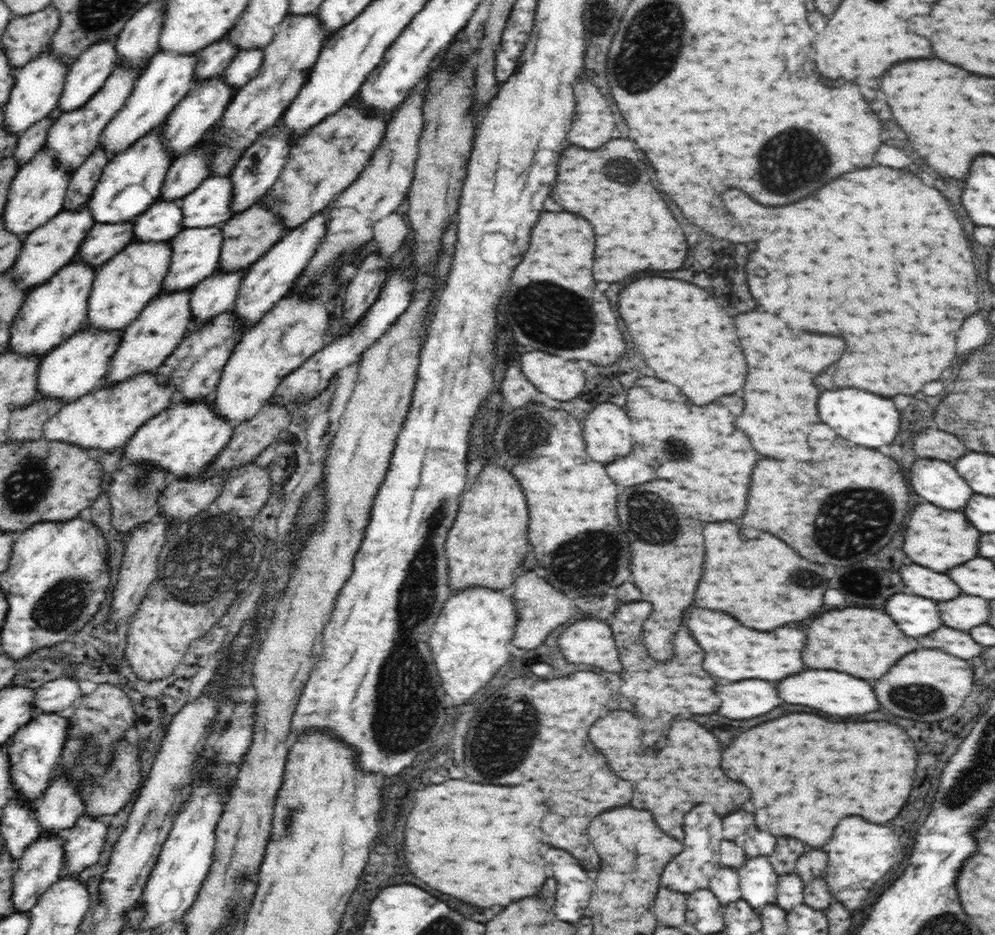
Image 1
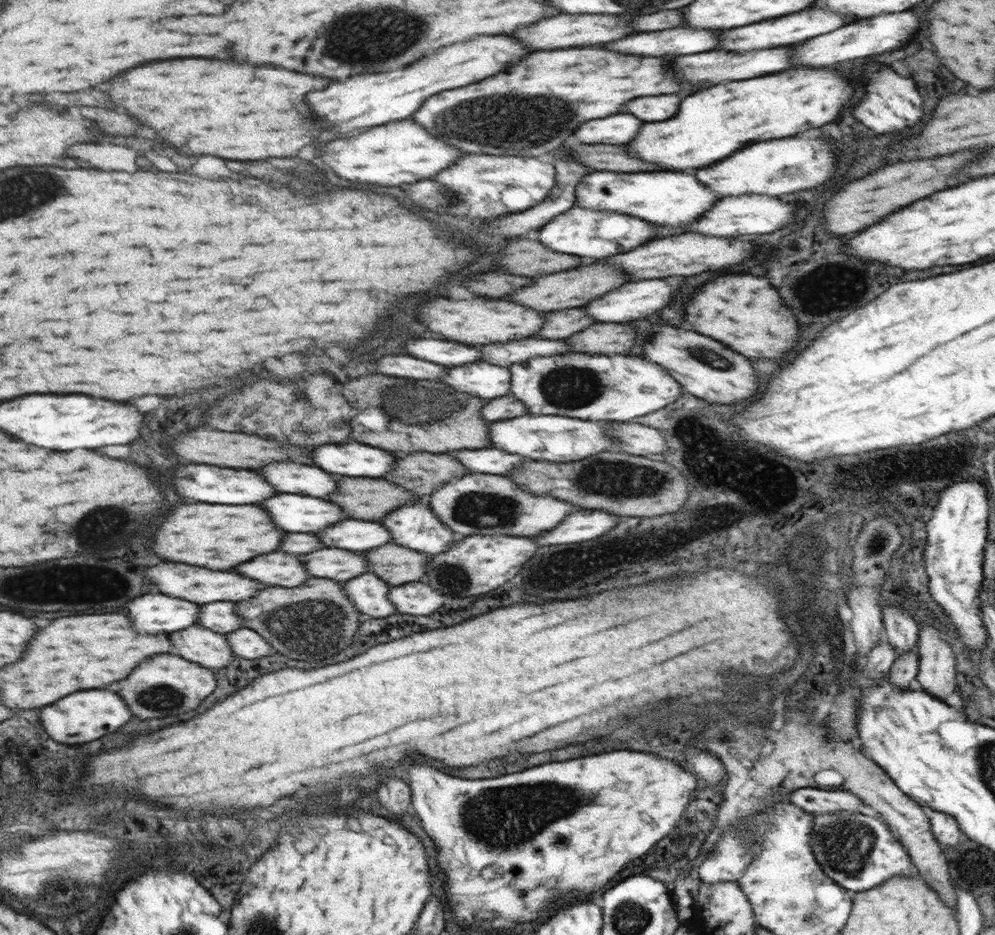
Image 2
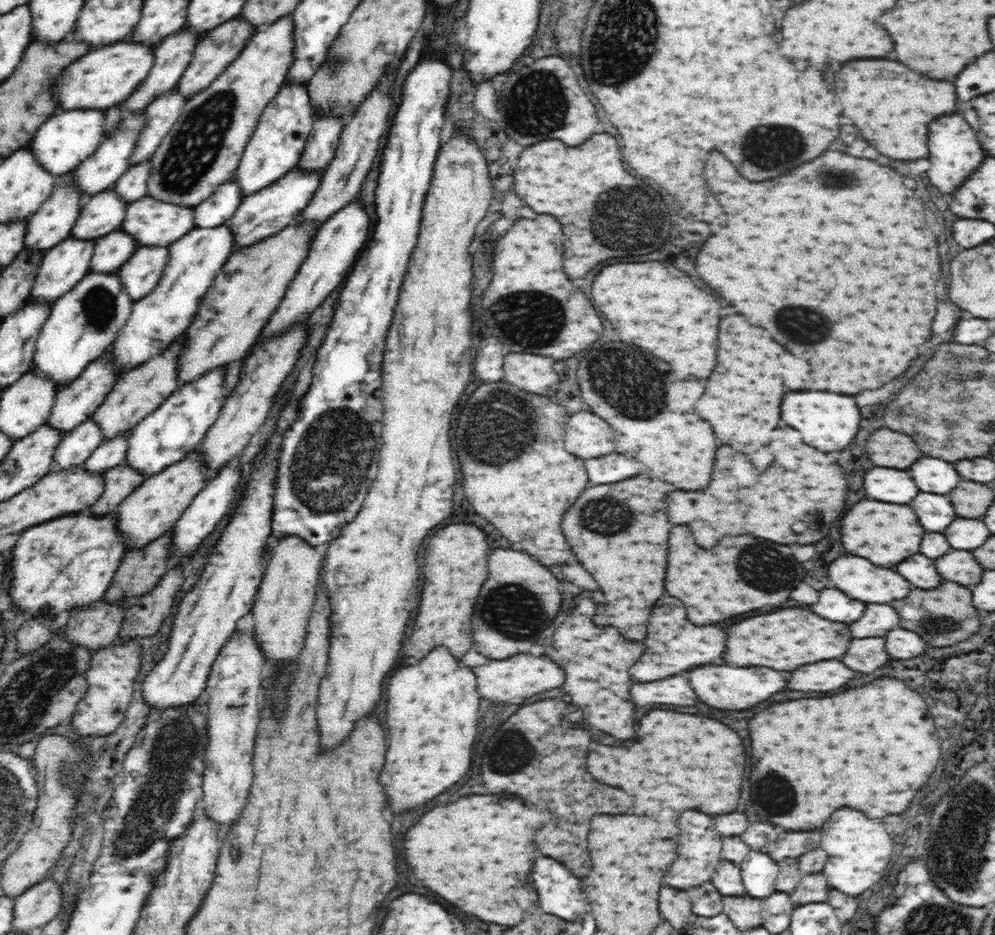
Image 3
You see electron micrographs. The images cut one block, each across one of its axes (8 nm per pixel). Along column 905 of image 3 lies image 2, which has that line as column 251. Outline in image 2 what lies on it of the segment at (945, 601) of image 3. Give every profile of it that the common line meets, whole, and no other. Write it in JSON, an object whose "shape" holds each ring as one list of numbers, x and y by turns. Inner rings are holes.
{"shape":[[312,576,304,584,292,588,264,588,260,594,237,602,234,609,242,617,244,626,262,635,274,647,277,656,306,662,324,660,348,648,364,617,344,593,341,581]]}

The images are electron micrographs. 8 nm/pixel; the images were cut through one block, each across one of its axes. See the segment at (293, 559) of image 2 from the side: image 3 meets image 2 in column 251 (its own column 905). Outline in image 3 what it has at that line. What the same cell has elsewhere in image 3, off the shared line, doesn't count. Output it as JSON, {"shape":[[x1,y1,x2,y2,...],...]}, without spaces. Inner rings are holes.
{"shape":[[916,554,916,558,910,558,908,562,900,562,896,570,900,570,900,574,904,574,904,578,908,578,916,588,924,588,924,590,938,588,944,581,934,566,934,560,926,558,924,554]]}

